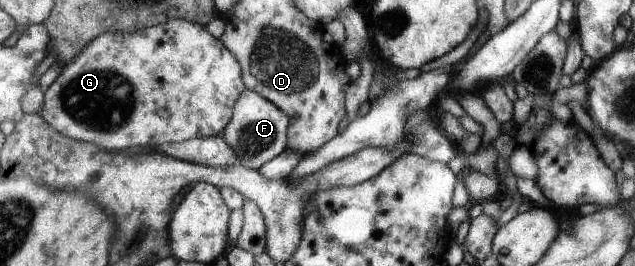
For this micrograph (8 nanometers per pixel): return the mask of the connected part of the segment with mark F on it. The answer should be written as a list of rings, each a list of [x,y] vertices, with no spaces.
[[[246,88],[235,104],[233,117],[229,125],[225,127],[225,134],[222,137],[239,155],[242,166],[258,170],[285,150],[290,141],[290,135],[287,135],[288,127],[289,115],[258,92]]]

